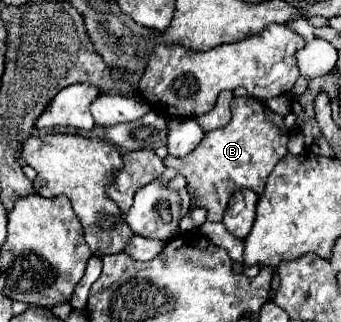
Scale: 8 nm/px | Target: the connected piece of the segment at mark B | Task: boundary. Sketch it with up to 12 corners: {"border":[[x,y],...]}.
{"border":[[253,97],[187,157],[167,155],[207,221],[235,191],[261,193],[287,155],[279,113]]}

